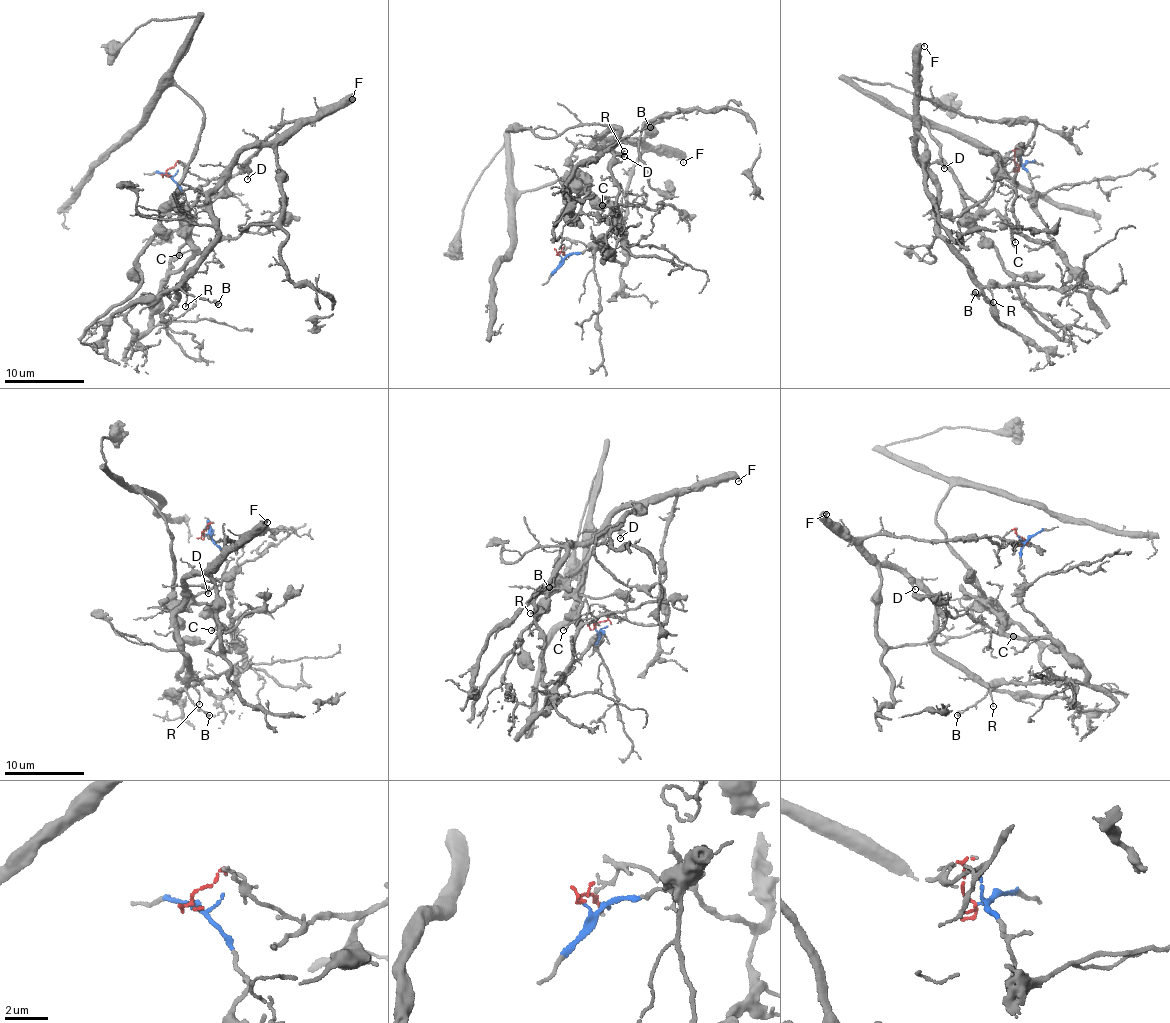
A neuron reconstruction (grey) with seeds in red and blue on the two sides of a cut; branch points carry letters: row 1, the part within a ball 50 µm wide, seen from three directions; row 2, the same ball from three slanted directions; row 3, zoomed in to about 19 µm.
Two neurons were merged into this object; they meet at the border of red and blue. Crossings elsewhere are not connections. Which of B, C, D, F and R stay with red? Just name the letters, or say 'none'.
B, D, F, R

